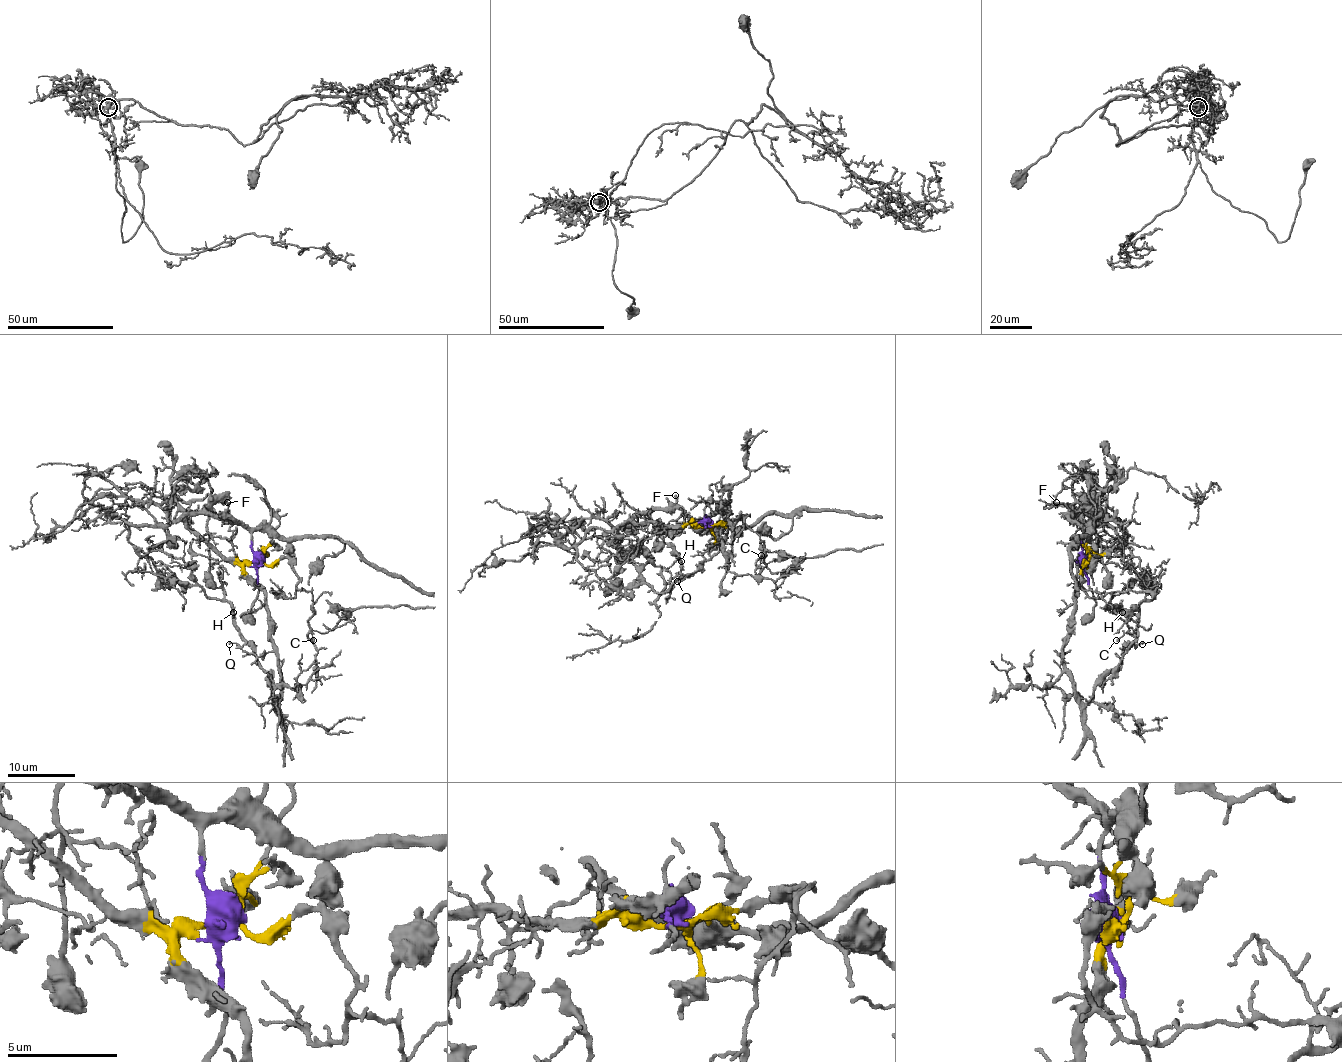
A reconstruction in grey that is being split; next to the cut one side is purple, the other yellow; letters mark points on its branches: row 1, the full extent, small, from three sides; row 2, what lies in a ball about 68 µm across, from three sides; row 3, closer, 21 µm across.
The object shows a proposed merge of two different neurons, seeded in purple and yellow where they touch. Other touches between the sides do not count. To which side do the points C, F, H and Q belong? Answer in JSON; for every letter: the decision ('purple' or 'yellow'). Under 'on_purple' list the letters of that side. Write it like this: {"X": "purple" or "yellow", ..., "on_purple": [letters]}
{"C": "yellow", "F": "purple", "H": "yellow", "Q": "yellow", "on_purple": ["F"]}

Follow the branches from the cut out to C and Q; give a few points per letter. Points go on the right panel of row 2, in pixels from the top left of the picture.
C: (1087, 562), (1086, 565), (1081, 558), (1076, 577), (1084, 590), (1099, 593), (1126, 624), (1128, 631), (1116, 641)
Q: (1087, 562), (1099, 555), (1104, 563), (1131, 570), (1153, 597), (1140, 605), (1135, 642), (1141, 644)

